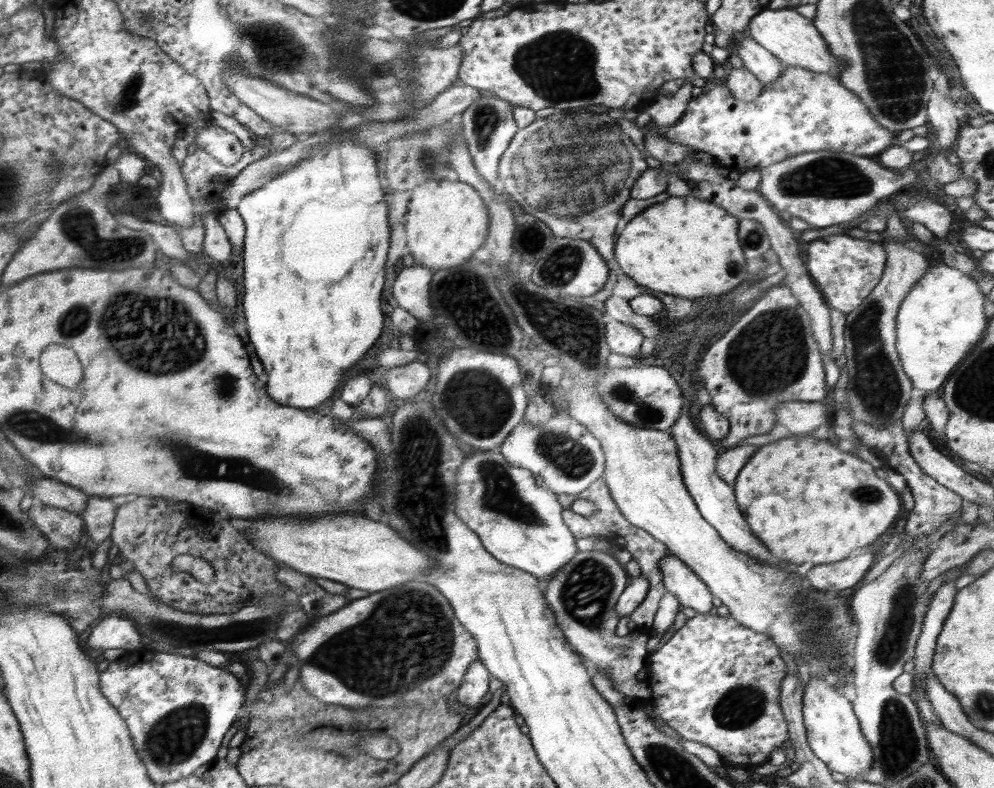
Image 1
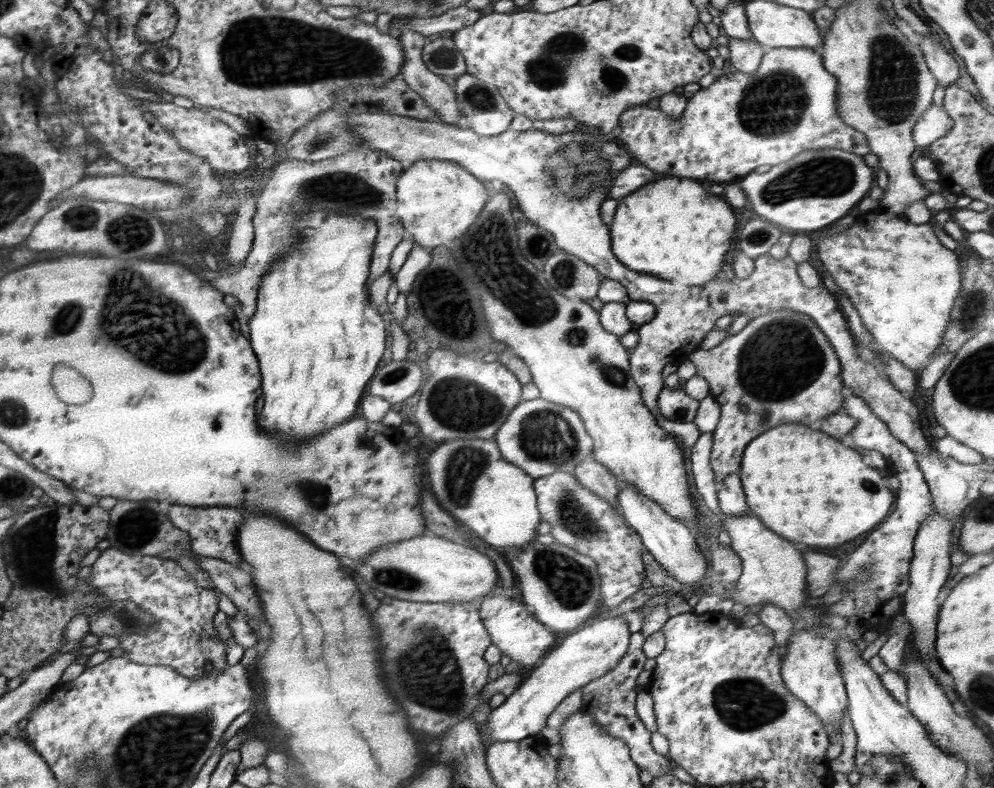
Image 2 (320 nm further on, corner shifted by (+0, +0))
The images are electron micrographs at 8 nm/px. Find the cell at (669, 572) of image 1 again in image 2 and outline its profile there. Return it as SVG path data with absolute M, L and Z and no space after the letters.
M622 482L619 487L617 496L619 511L625 521L640 535L645 550L655 558L656 562L659 562L659 565L669 575L684 586L696 584L698 580L702 580L708 563L705 556L700 553L688 525L670 516L655 500L639 493L636 487L632 487L628 483L622 484Z

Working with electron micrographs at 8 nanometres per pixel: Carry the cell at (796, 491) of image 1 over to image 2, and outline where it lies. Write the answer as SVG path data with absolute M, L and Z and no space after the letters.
M782 424L782 426L770 428L770 432L764 432L762 436L751 440L742 455L738 473L741 478L743 491L745 492L746 504L748 506L747 513L760 516L760 520L764 522L766 528L770 528L772 532L784 536L786 540L796 542L796 544L804 544L804 546L814 546L814 548L816 546L838 546L842 542L848 542L848 540L860 536L862 532L871 531L889 515L889 512L894 507L896 496L895 491L887 484L884 473L865 465L862 457L858 451L855 451L851 447L846 448L846 446L842 446L836 438L832 438L832 436L828 436L824 432L818 432L818 430L810 430L804 424Z

